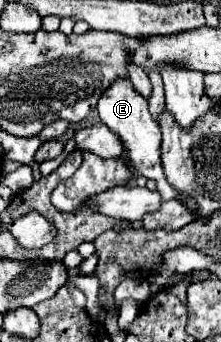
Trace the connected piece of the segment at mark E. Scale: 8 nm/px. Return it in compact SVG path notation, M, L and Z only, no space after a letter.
M118 79L116 83L112 83L112 87L108 87L108 91L104 91L104 95L100 95L96 109L98 109L102 123L108 125L112 131L116 131L116 135L122 139L122 143L126 147L124 153L130 159L134 171L144 175L146 179L155 180L157 191L163 200L177 198L178 191L167 182L162 163L160 163L160 125L152 119L152 115L148 111L148 101L142 95L138 95L138 91L132 87L130 79Z

